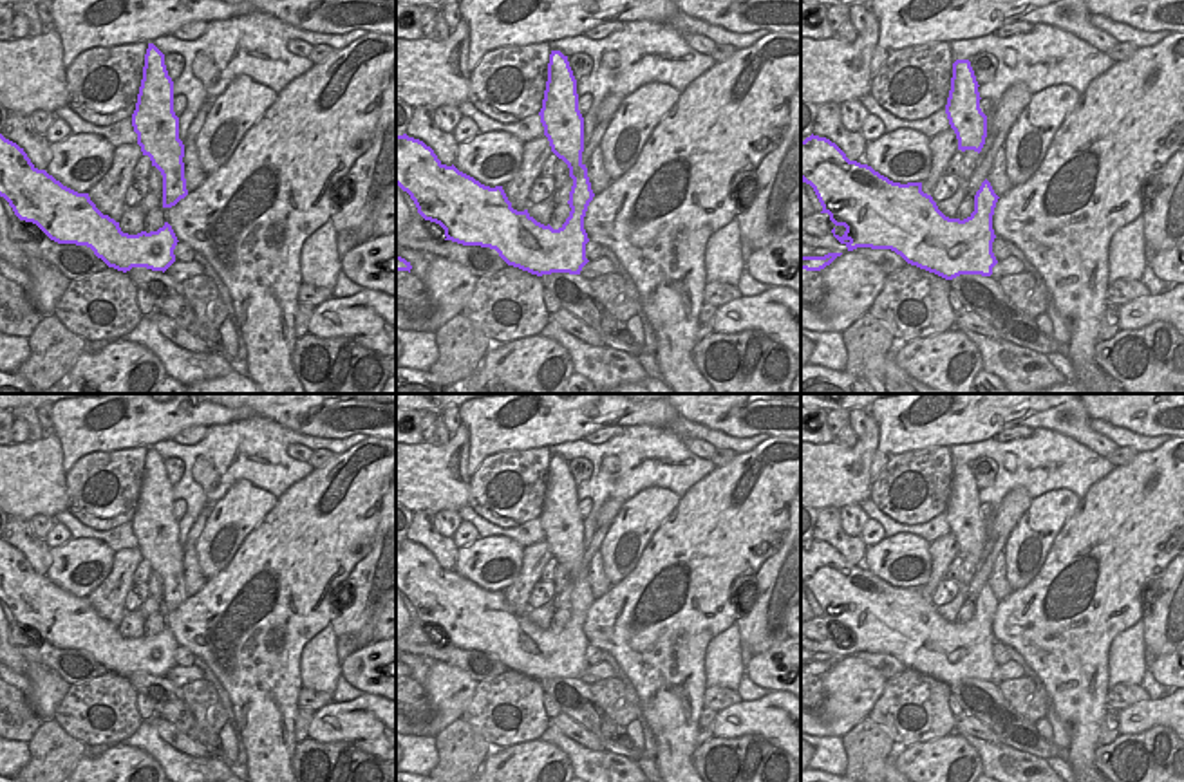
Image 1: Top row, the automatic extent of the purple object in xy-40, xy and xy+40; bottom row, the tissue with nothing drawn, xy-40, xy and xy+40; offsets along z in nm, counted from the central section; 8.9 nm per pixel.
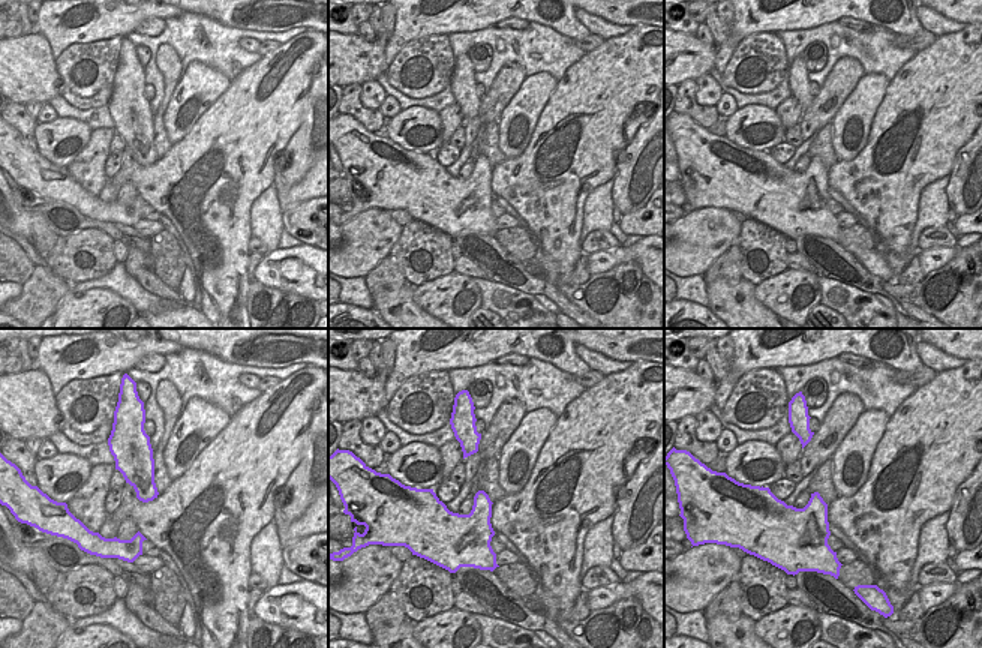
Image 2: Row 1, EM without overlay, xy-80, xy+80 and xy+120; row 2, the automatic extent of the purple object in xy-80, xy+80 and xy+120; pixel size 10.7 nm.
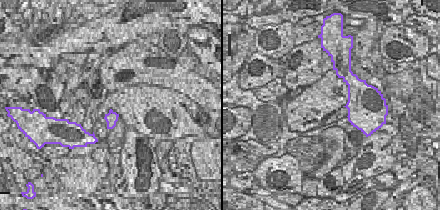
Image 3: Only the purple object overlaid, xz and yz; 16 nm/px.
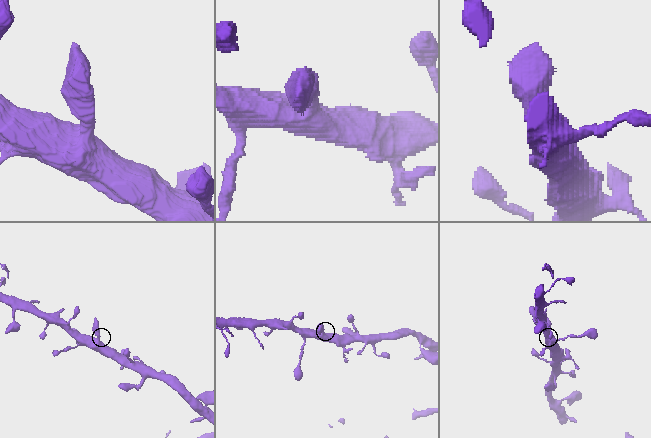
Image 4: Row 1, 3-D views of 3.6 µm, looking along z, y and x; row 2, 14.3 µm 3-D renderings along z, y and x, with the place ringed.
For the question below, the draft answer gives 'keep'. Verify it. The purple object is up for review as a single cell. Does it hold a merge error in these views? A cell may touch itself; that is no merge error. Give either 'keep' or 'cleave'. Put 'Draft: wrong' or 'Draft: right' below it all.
keep
Draft: right

